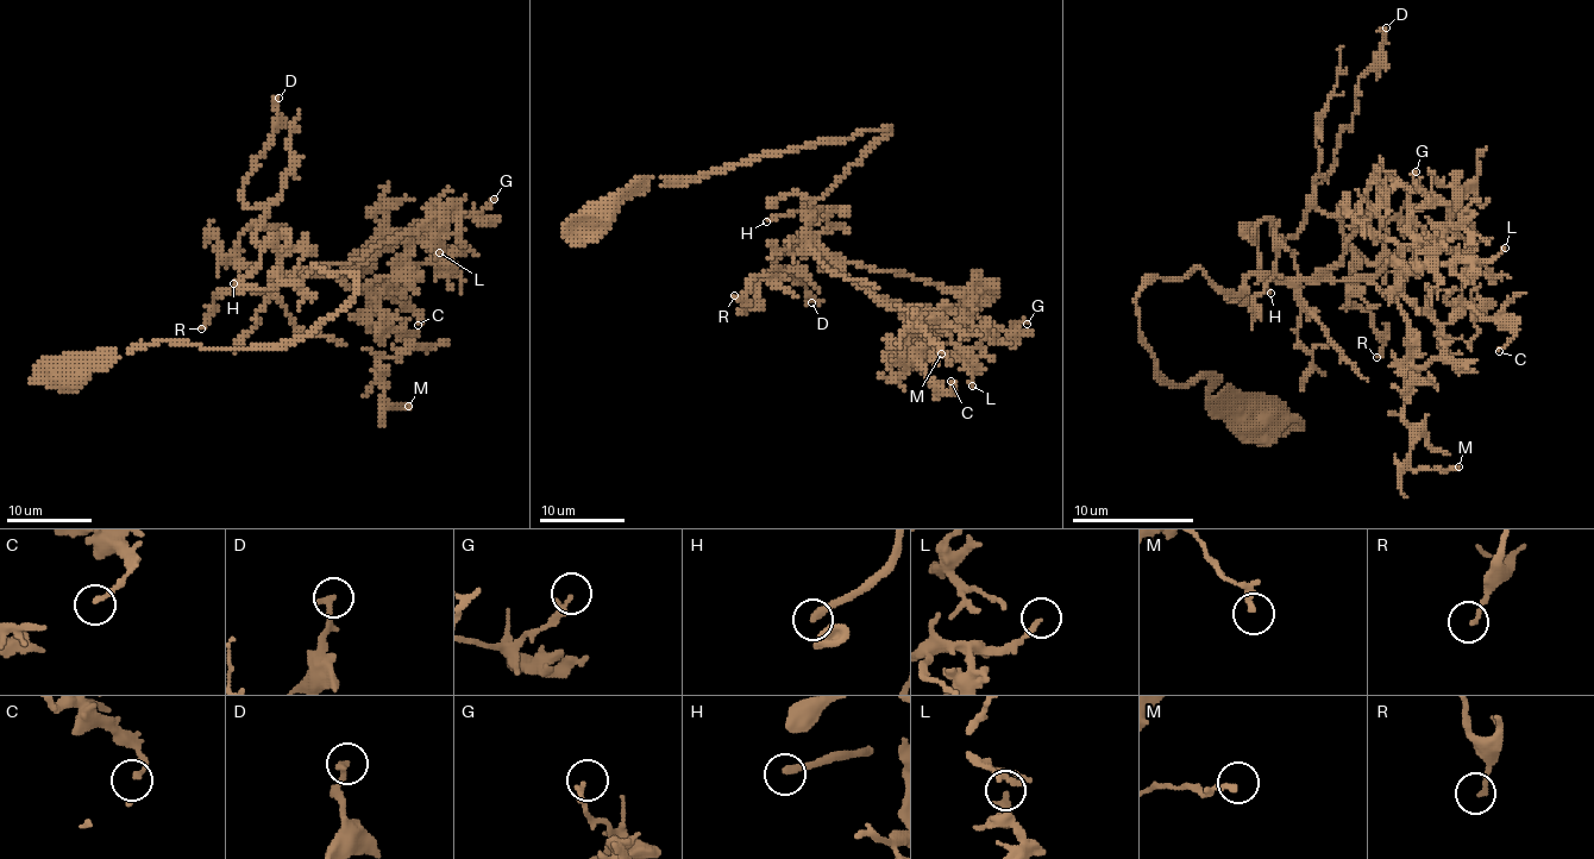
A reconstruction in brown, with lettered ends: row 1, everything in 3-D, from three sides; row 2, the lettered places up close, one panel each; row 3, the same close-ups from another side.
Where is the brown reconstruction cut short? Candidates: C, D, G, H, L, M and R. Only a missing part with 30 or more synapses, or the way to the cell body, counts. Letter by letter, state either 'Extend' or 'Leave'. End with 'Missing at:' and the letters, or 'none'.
C: Leave
D: Leave
G: Leave
H: Leave
L: Leave
M: Leave
R: Leave
Missing at: none

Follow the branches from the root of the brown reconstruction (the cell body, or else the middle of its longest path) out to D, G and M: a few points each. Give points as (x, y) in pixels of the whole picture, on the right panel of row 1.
D: (1261, 421), (1158, 372), (1136, 293), (1298, 275), (1285, 242), (1386, 27)
G: (1261, 421), (1158, 372), (1136, 293), (1331, 269), (1380, 199), (1425, 195), (1416, 171)
M: (1261, 421), (1158, 372), (1146, 283), (1370, 281), (1407, 324), (1410, 466), (1458, 466)

